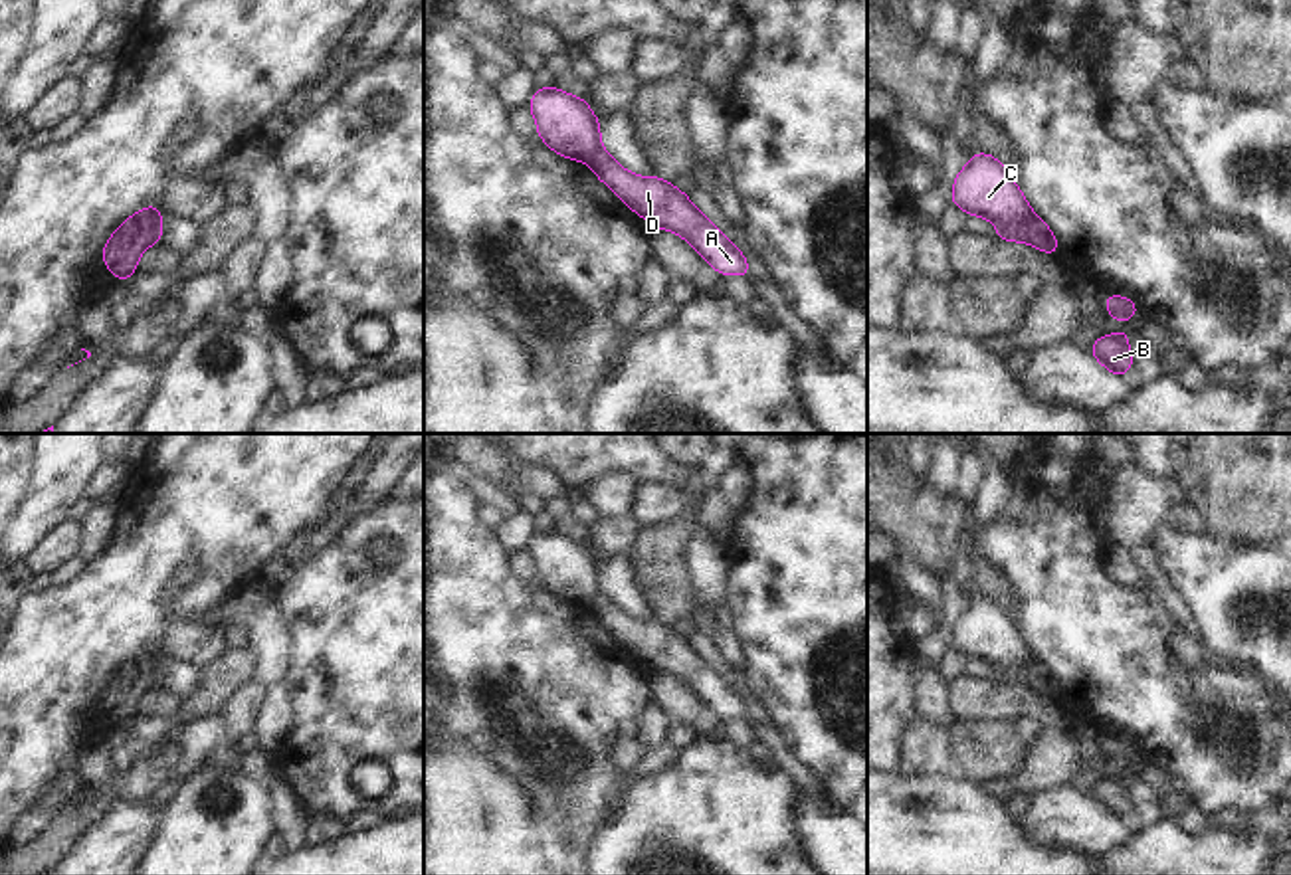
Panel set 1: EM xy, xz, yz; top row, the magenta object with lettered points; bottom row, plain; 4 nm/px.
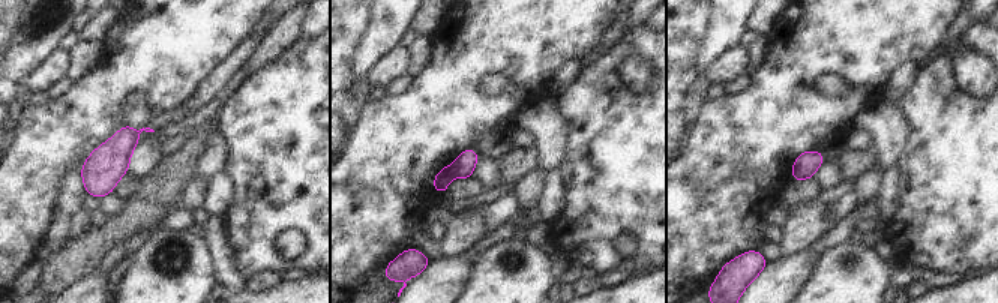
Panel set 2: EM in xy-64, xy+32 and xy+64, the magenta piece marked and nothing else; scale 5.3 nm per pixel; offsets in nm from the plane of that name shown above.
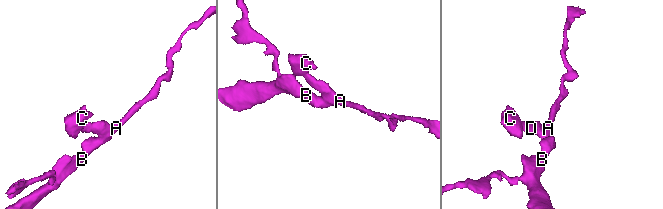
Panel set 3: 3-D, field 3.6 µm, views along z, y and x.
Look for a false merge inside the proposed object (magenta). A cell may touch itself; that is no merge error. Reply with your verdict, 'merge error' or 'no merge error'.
merge error

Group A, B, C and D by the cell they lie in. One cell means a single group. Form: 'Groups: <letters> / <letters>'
Groups: A B D / C.

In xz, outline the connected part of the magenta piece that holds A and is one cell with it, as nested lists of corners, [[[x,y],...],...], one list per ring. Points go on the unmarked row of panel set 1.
[[[604,592],[588,604],[592,616],[651,671],[687,683],[715,715],[748,721],[748,705],[687,641],[659,620],[642,622],[622,612]]]

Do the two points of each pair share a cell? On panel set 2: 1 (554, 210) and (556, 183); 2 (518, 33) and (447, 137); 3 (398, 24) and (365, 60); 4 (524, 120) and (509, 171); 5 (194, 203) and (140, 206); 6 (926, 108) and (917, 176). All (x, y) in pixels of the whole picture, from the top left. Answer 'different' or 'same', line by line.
1: same
2: same
3: same
4: different
5: different
6: same

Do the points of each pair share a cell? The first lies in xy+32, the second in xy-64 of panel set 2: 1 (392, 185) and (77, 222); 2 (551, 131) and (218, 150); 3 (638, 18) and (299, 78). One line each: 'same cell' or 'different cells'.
1: different cells
2: same cell
3: different cells

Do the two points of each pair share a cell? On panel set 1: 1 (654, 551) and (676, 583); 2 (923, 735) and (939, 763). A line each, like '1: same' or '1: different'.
1: same
2: same

